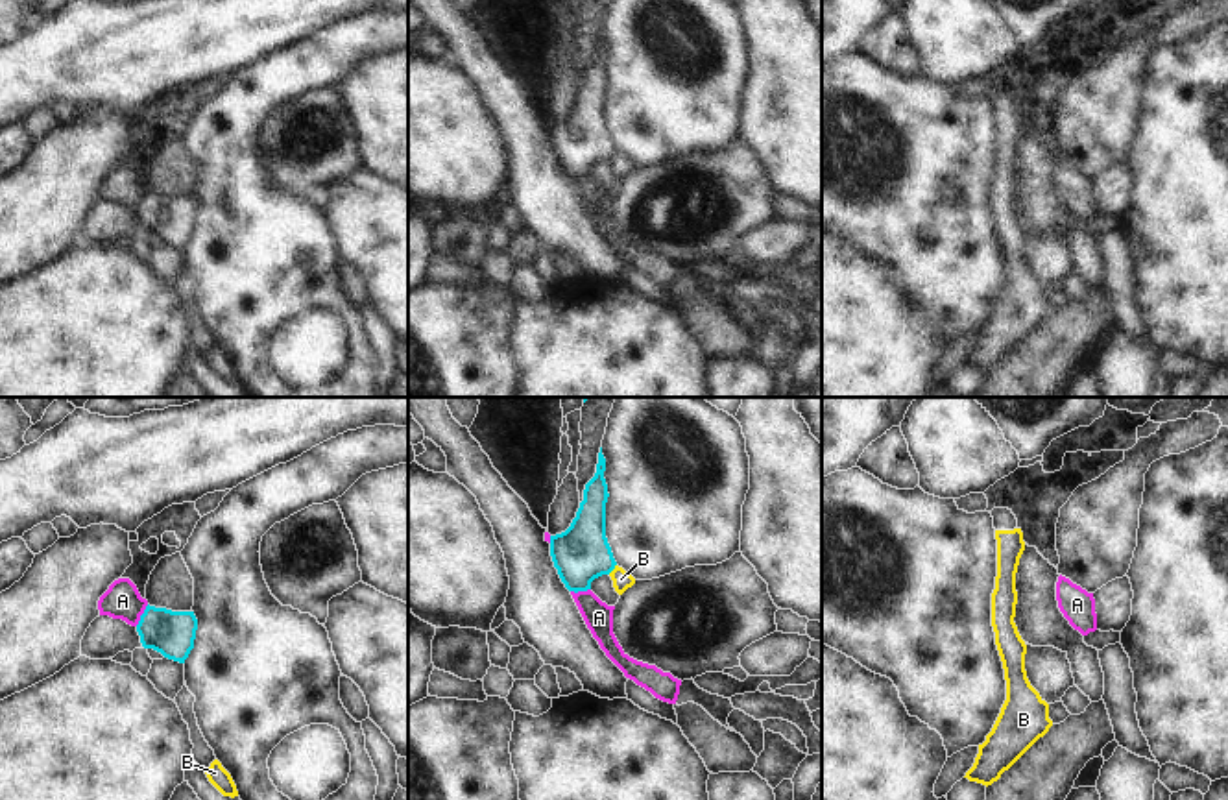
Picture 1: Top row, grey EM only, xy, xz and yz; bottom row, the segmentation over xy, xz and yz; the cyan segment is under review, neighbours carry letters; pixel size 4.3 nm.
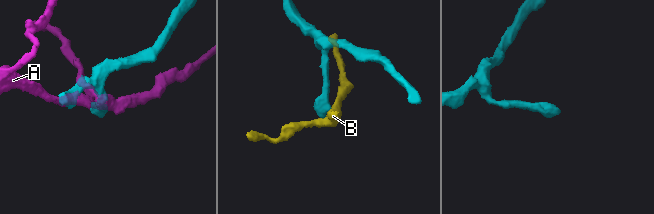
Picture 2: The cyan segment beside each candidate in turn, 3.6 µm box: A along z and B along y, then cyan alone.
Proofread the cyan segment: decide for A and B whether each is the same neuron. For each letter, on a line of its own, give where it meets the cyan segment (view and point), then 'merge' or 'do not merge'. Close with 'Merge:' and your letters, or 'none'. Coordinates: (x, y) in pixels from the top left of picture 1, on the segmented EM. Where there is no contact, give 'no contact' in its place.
A: contact xy (141, 616); do not merge
B: contact xz (612, 569); do not merge
Merge: none

